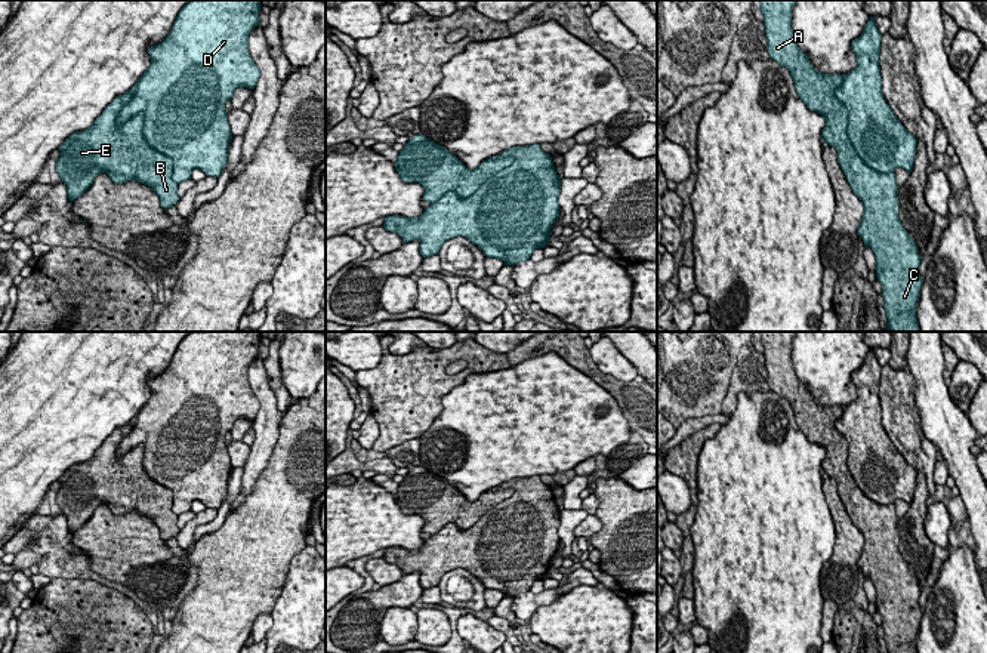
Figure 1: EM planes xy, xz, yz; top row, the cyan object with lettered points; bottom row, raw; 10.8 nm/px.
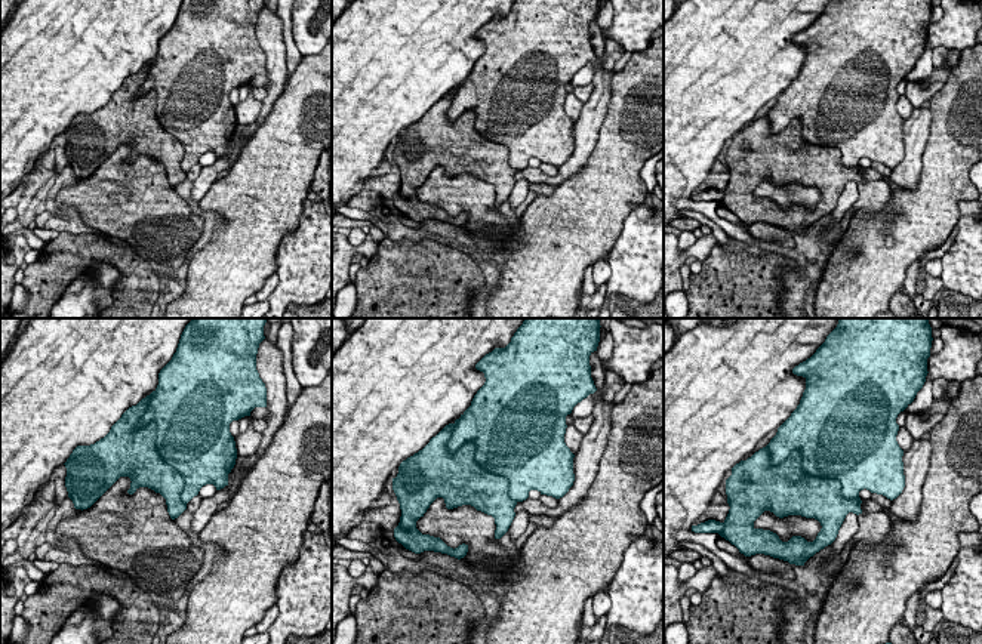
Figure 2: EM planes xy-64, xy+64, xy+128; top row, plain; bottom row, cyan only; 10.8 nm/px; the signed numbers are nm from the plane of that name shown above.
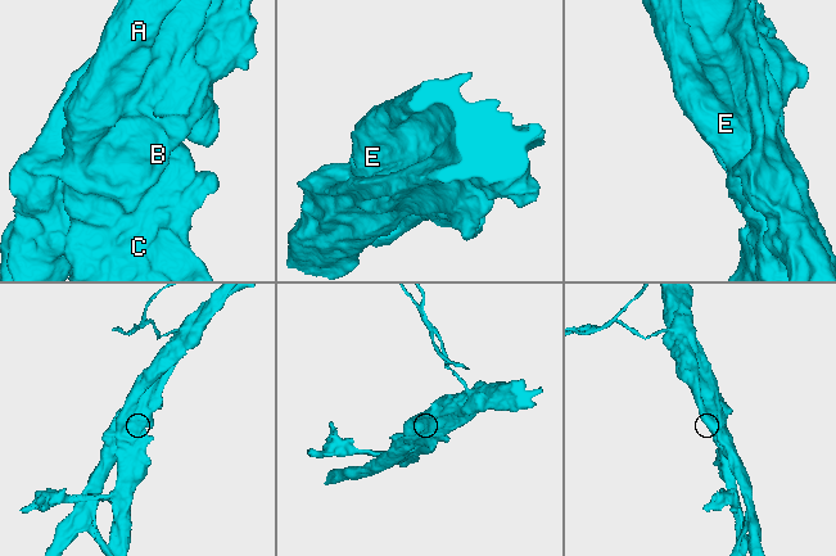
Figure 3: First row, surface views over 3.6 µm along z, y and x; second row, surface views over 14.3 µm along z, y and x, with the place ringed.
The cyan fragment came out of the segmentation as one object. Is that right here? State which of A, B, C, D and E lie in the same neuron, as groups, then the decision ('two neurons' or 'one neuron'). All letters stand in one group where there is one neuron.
A B C E / D | two neurons

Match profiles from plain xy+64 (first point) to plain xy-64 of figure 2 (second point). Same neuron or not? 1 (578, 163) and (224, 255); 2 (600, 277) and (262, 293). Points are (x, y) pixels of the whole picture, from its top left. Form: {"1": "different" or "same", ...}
{"1": "different", "2": "same"}

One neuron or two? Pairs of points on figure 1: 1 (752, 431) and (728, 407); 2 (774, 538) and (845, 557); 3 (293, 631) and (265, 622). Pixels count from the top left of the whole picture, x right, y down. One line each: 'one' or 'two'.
1: two
2: two
3: two

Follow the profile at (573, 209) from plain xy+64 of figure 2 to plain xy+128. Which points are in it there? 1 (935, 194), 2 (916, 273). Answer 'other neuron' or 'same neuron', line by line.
1: same neuron
2: other neuron

